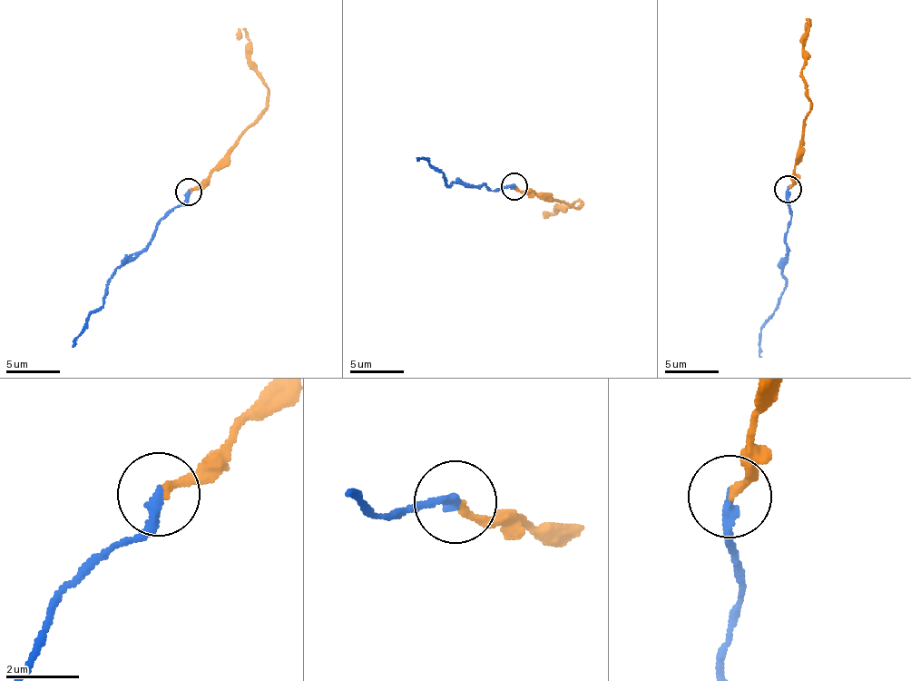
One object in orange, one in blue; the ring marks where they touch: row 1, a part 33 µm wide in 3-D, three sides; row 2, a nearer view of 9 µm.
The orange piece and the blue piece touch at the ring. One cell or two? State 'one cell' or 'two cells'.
one cell

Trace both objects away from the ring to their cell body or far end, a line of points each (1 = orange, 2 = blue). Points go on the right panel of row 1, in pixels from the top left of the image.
1: (788, 188), (794, 182), (802, 122), (809, 110), (803, 74), (803, 33), (810, 20)
2: (787, 188), (786, 200), (792, 217), (785, 237), (785, 284), (778, 306), (759, 331), (760, 357)

